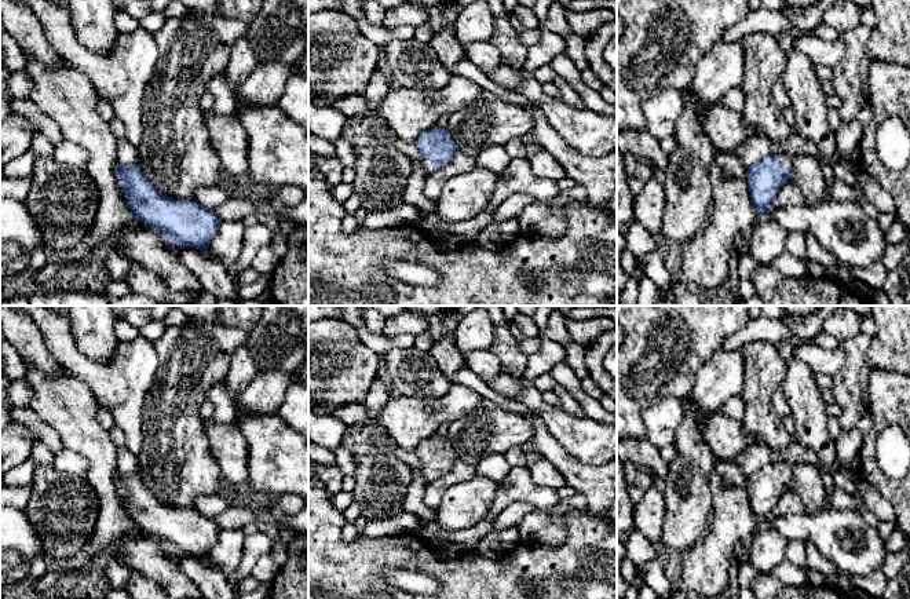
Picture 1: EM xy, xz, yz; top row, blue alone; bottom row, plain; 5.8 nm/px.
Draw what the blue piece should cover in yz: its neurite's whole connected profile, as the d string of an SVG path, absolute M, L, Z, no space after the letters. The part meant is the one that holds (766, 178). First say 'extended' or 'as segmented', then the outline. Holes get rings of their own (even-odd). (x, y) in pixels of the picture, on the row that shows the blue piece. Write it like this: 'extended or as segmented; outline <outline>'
extended; outline M778 151L765 156L748 168L752 201L761 216L768 215L781 187L789 182L792 165L790 154Z

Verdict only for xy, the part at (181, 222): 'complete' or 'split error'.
complete

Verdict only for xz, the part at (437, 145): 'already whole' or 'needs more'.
needs more

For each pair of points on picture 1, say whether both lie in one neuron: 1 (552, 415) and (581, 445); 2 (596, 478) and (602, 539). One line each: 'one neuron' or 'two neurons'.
1: one neuron
2: two neurons

